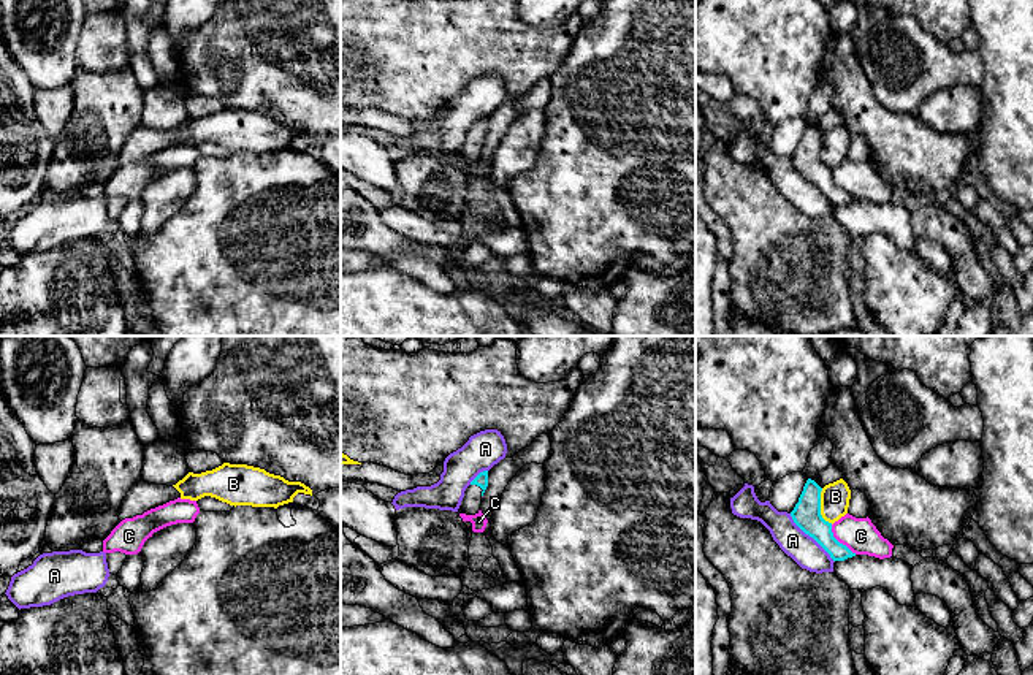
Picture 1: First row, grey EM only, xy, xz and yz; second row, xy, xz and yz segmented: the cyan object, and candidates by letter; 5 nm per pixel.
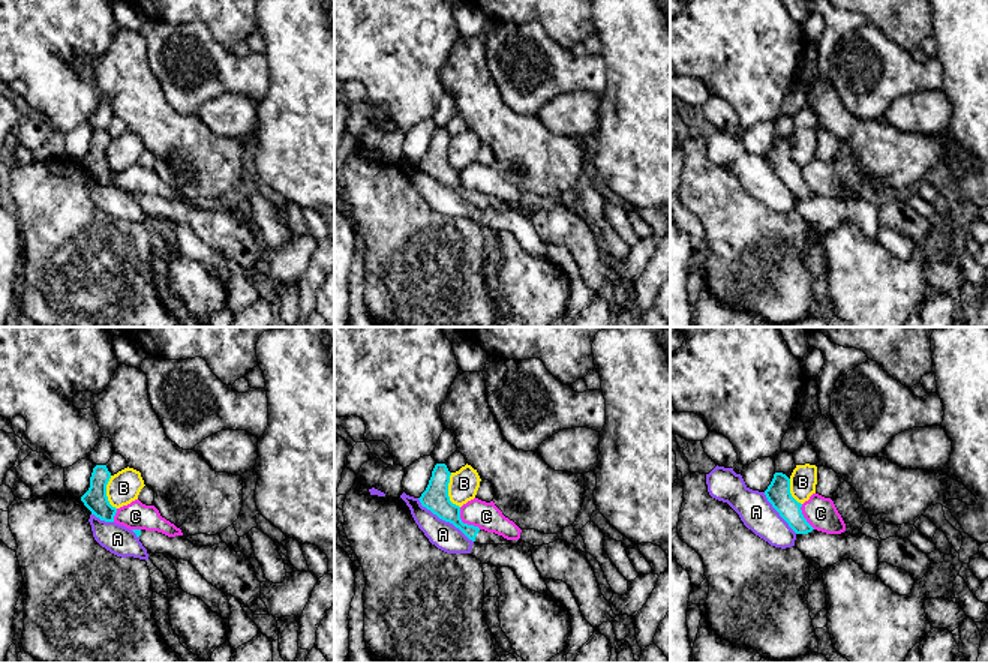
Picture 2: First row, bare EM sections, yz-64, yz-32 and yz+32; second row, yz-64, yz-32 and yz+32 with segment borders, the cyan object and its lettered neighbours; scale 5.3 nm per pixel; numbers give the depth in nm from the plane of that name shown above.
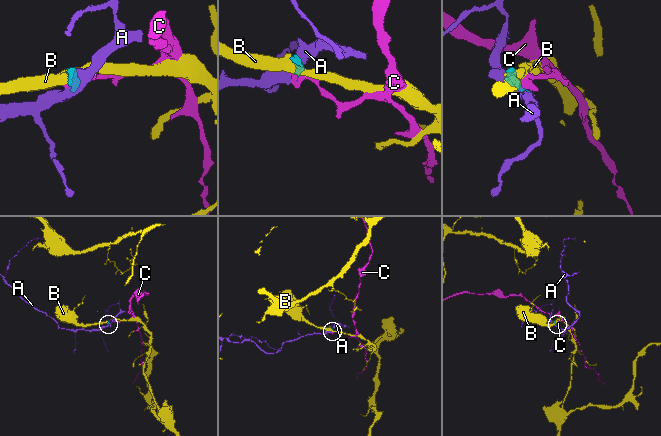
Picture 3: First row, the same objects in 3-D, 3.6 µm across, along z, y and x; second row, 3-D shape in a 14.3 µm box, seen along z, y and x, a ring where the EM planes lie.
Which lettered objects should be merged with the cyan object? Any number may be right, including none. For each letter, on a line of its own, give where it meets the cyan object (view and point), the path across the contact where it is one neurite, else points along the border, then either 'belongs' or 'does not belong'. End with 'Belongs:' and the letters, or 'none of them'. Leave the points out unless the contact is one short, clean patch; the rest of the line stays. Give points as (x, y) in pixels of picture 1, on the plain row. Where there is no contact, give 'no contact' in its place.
A: contact yz (811, 181); border yz (789, 159), (834, 206); does not belong
B: contact yz (819, 152); border yz (821, 133), (821, 160), (832, 168); does not belong
C: contact yz (838, 187); border yz (830, 170), (832, 179), (856, 198); does not belong
Belongs: none of them

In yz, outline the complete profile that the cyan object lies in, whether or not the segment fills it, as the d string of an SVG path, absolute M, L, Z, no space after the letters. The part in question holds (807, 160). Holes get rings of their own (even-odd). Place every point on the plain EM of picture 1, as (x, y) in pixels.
M806 125L799 147L791 157L794 168L813 182L833 206L844 206L856 201L856 198L833 182L832 168L822 163L821 136L822 133L814 125Z

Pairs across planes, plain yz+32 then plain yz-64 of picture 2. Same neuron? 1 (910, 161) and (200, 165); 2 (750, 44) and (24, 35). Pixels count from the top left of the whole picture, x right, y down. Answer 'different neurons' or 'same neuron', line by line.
1: same neuron
2: same neuron

